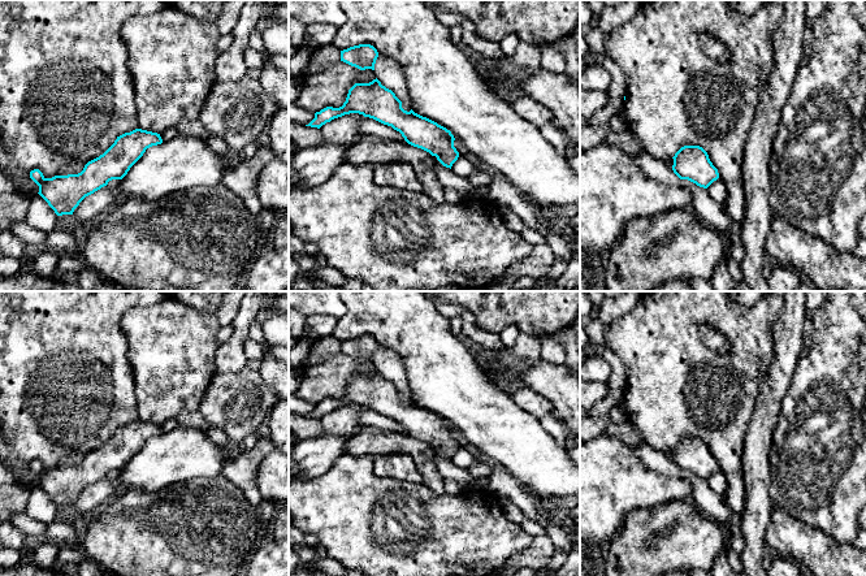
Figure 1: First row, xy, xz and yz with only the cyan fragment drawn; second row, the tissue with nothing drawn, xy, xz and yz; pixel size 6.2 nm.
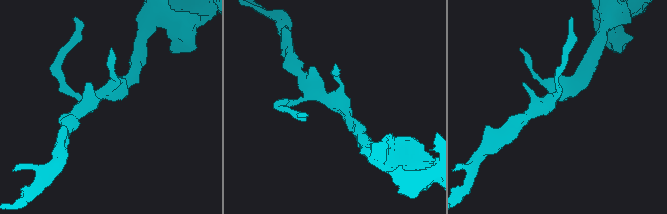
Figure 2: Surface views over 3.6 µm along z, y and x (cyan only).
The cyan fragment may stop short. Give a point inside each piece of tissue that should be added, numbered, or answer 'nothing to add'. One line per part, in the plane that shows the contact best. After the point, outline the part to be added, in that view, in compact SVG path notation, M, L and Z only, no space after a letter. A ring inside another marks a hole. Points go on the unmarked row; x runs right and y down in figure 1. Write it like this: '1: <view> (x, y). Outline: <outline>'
nothing to add

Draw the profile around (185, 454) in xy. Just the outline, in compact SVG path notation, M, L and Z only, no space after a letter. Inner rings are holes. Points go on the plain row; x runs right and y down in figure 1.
M178 425L147 439L117 478L104 477L86 488L73 507L85 515L126 490L157 491L199 477L217 477L231 455L231 450L216 445L203 430Z

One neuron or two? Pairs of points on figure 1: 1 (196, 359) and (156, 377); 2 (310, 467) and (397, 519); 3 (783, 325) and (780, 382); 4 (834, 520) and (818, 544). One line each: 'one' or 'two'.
1: one
2: two
3: one
4: two

